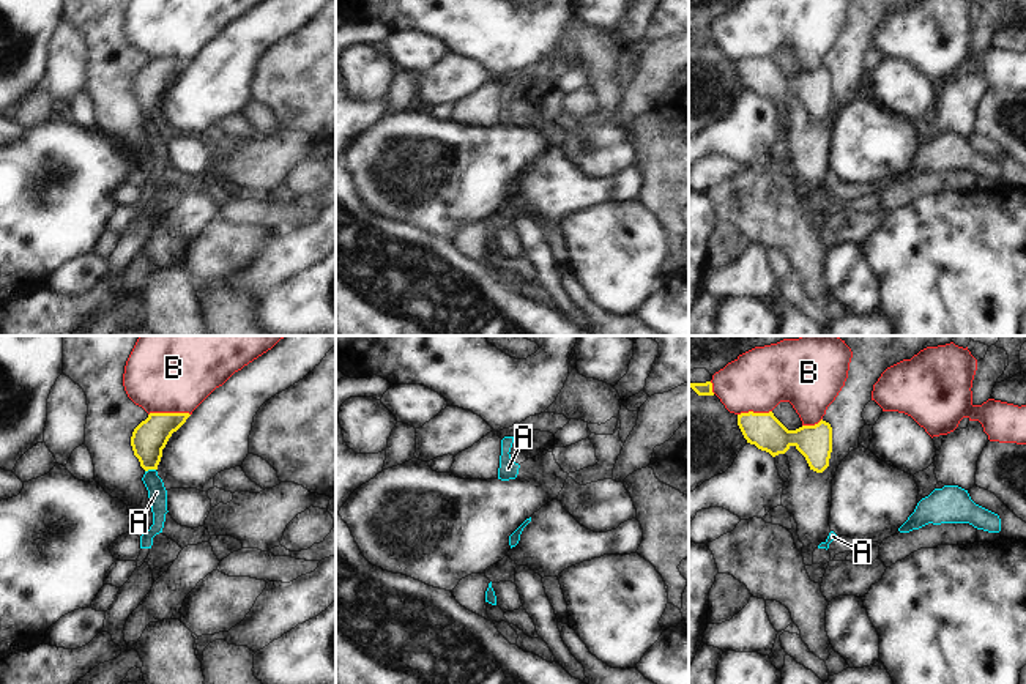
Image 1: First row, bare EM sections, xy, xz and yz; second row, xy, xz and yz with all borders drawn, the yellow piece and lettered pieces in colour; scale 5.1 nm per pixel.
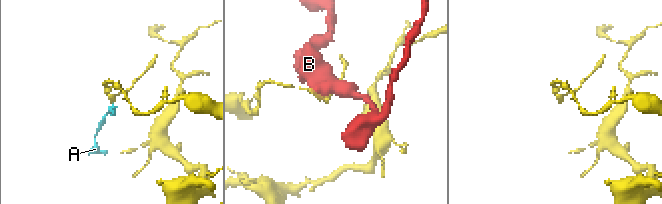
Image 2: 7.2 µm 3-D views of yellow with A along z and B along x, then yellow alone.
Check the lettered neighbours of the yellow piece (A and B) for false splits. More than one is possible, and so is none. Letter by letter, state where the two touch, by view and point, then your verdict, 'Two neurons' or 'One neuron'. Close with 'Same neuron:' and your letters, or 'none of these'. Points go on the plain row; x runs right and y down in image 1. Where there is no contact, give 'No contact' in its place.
A: Touches yellow at xy (150, 115). Two neurons
B: Touches yellow at xy (169, 60). Two neurons
Same neuron: none of these

